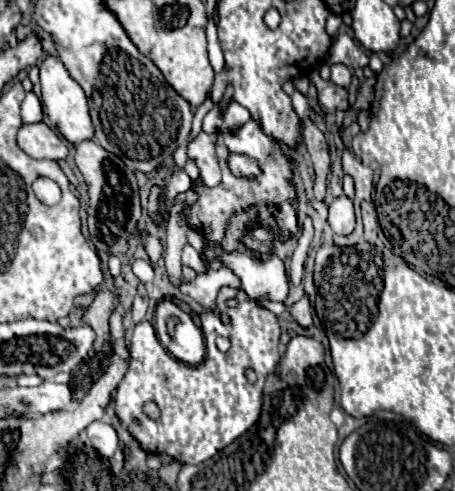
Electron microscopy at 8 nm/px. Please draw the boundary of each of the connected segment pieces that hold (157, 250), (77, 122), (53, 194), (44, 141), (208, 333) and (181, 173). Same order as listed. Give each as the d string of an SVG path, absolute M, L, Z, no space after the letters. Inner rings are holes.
M140 234L140 238L142 238L142 246L144 246L144 248L146 248L146 252L148 252L150 262L152 262L152 264L156 264L156 262L162 258L162 252L164 252L164 248L162 248L160 240L152 238L150 234Z
M46 56L40 62L40 86L42 86L42 102L46 106L46 114L50 122L58 128L58 132L72 144L78 144L80 140L88 140L94 134L92 120L88 114L88 100L84 96L84 90L80 84L68 74L66 66L56 56Z
M40 176L40 178L32 184L32 188L34 188L36 198L38 198L42 204L54 206L54 204L60 202L60 188L58 188L58 184L56 184L54 180Z
M44 122L26 124L18 132L18 146L38 160L66 160L68 148Z
M254 302L230 308L228 316L230 324L224 324L224 330L228 330L228 334L234 334L228 336L232 348L228 352L220 352L216 348L216 320L212 320L208 312L202 314L206 356L198 366L188 366L176 360L158 342L158 336L150 322L144 320L134 326L130 340L130 366L118 386L114 410L122 428L128 430L130 436L138 440L138 444L146 452L166 452L174 460L194 466L212 458L224 446L232 444L258 420L262 408L264 378L274 372L280 360L280 326L268 310L258 308ZM246 368L252 368L256 372L258 380L254 384L248 382ZM148 400L154 400L160 408L160 416L156 420L144 414L144 404ZM134 418L138 418L140 424L134 424Z
M182 168L174 170L170 174L170 178L168 178L168 184L166 184L166 200L168 200L168 206L174 204L174 200L176 200L178 194L188 192L190 188L192 188L192 180L186 174L186 170L182 170Z

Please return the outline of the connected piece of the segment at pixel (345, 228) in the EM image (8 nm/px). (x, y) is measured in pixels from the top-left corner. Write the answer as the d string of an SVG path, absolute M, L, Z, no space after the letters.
M340 196L330 204L328 222L336 234L340 234L340 236L352 234L352 230L356 226L356 214L354 214L354 204L348 196Z

